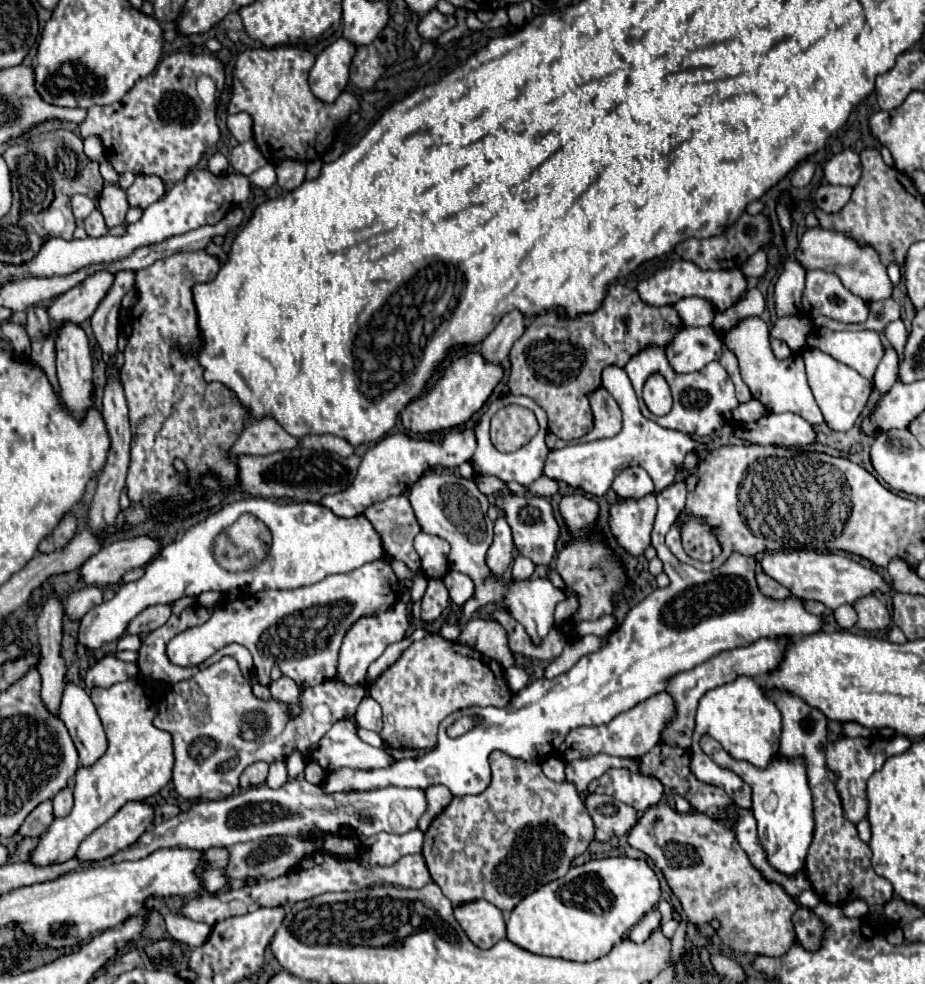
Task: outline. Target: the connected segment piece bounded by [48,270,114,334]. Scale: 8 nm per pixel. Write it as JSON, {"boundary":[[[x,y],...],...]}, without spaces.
{"boundary":[[[98,270],[92,276],[84,278],[80,284],[76,284],[74,288],[70,288],[68,292],[64,292],[62,296],[58,296],[48,310],[50,322],[52,322],[52,334],[66,320],[72,320],[78,324],[88,320],[98,308],[100,300],[110,290],[112,282],[114,282],[112,272]]]}

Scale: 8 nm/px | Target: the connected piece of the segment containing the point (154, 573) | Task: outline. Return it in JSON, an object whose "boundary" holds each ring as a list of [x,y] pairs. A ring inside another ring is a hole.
{"boundary":[[[246,498],[246,500],[240,500],[240,502],[232,502],[232,504],[226,504],[220,512],[216,514],[210,514],[204,522],[192,526],[190,530],[184,532],[182,538],[174,540],[170,546],[166,546],[164,550],[158,552],[156,558],[152,558],[148,564],[146,564],[146,574],[136,580],[136,582],[128,582],[128,584],[122,584],[122,588],[116,592],[116,596],[110,600],[110,602],[102,602],[98,606],[94,606],[92,610],[88,610],[82,618],[80,618],[80,628],[78,628],[78,642],[86,648],[86,650],[98,650],[102,648],[104,644],[110,644],[118,638],[124,636],[126,632],[126,626],[128,622],[140,614],[144,608],[148,606],[154,606],[154,604],[172,604],[174,600],[182,598],[182,596],[198,596],[202,592],[208,592],[208,590],[216,590],[216,592],[222,592],[222,594],[230,594],[230,596],[242,596],[242,594],[254,594],[254,592],[260,592],[260,590],[266,590],[266,588],[272,588],[272,590],[292,590],[292,588],[302,588],[302,586],[310,586],[310,584],[316,584],[320,580],[324,580],[326,576],[330,574],[340,574],[340,572],[350,572],[350,570],[356,570],[368,562],[374,562],[374,560],[382,560],[386,558],[386,552],[384,552],[384,546],[382,546],[382,540],[380,540],[380,534],[374,530],[374,526],[370,524],[370,520],[362,514],[358,516],[352,516],[352,518],[340,518],[336,516],[330,508],[322,506],[322,504],[316,504],[316,502],[294,502],[294,504],[276,504],[272,500],[266,500],[266,498]],[[244,512],[250,512],[254,514],[256,518],[260,518],[272,532],[272,548],[268,552],[268,556],[264,558],[264,562],[256,564],[254,568],[246,570],[246,572],[228,572],[224,568],[218,566],[218,562],[214,560],[214,554],[212,554],[212,542],[216,538],[216,534],[220,534],[226,526],[234,524],[238,520],[240,514]]]}

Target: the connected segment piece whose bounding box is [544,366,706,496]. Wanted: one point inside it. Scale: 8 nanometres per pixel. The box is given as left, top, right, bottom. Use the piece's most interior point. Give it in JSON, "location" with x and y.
{"location":[592,466]}

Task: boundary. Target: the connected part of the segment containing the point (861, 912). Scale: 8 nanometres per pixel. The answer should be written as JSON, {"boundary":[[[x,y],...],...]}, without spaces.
{"boundary":[[[852,900],[852,902],[848,902],[848,904],[844,906],[844,914],[846,914],[848,918],[854,918],[854,916],[864,918],[864,916],[868,914],[868,910],[870,910],[870,906],[866,904],[866,900]]]}

